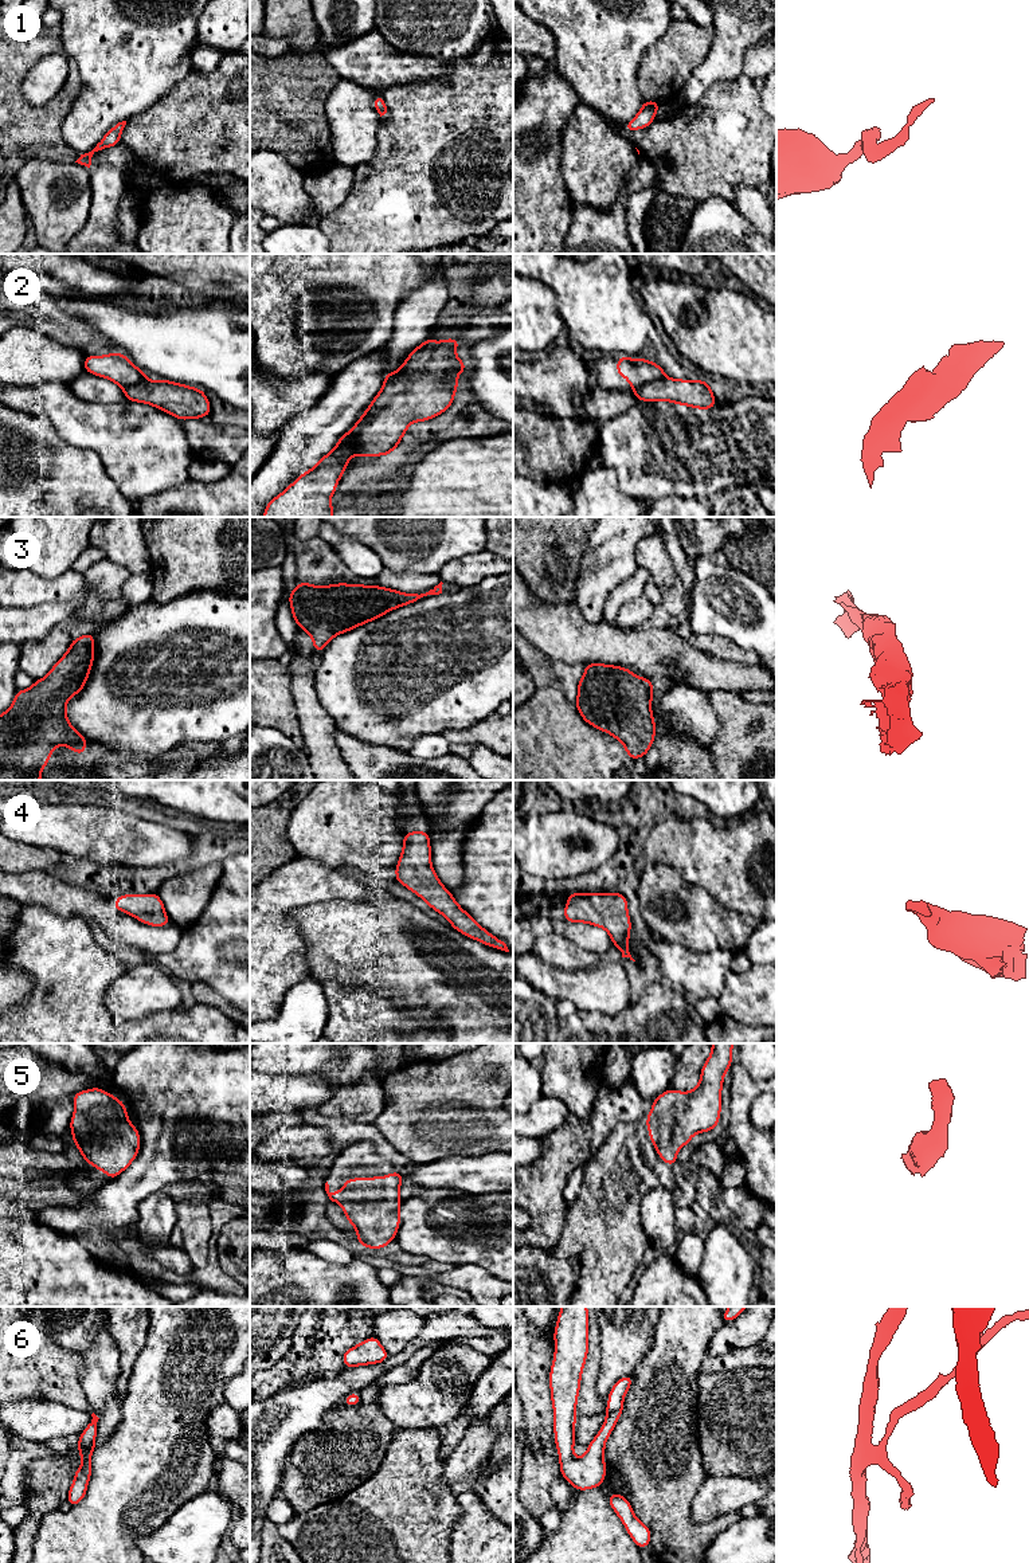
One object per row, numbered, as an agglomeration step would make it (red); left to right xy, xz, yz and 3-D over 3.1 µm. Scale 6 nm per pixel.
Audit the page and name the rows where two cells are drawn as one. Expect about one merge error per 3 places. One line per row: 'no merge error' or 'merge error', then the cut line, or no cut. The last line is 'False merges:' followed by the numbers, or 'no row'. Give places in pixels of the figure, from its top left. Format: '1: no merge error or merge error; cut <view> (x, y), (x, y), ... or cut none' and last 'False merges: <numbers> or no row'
1: no merge error; cut none
2: merge error; cut yz (664, 376), (652, 379), (633, 390)
3: no merge error; cut none
4: no merge error; cut none
5: no merge error; cut none
6: no merge error; cut none
False merges: 2

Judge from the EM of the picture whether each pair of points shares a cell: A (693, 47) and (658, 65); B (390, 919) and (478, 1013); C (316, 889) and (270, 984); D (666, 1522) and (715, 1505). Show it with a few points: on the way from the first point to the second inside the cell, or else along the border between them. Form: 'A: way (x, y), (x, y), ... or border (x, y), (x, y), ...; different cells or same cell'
A: way (685, 47), (666, 65); same cell
B: way (403, 944), (442, 986), (453, 988); same cell
C: way (288, 901), (270, 919), (270, 956); same cell
D: border (703, 1484), (691, 1507), (691, 1519), (696, 1524); different cells

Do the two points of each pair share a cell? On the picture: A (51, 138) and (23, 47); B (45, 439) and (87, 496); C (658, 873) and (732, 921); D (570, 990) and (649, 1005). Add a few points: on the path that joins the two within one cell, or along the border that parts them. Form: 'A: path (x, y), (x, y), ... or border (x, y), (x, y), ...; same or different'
A: path (28, 116), (14, 101), (14, 70); same
B: path (45, 453), (74, 482); same
C: path (677, 892), (707, 921), (713, 921); same
D: border (632, 1003), (614, 1015), (605, 1015), (599, 1011); different

